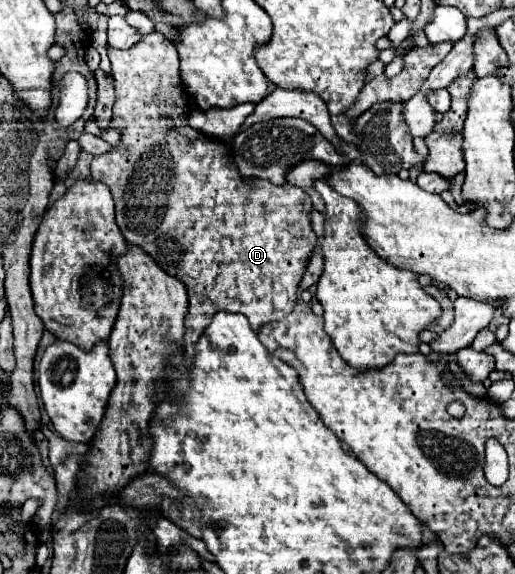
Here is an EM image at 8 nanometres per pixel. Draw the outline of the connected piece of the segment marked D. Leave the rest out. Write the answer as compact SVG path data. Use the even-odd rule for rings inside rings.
M150 33L150 35L146 35L146 37L142 37L134 47L130 47L130 49L108 49L108 57L110 57L110 63L112 63L112 75L114 75L114 89L116 89L116 103L114 103L114 113L112 113L112 121L110 121L110 127L108 129L118 129L120 131L120 143L118 145L112 145L112 149L108 151L108 153L104 153L104 155L98 155L98 157L94 157L94 161L92 161L92 179L96 179L96 181L104 181L108 187L110 187L110 191L112 191L112 197L114 197L114 203L116 203L116 223L118 223L118 227L120 227L120 231L122 231L122 235L124 235L124 239L128 241L128 243L132 243L132 245L138 245L138 247L142 247L146 253L150 253L150 257L154 257L154 261L162 267L162 269L168 269L168 273L170 275L174 275L174 277L178 277L178 279L182 279L182 283L186 285L186 289L188 289L188 315L184 317L184 327L186 327L186 331L184 331L184 349L186 349L186 355L188 355L188 361L190 361L190 357L194 355L194 341L198 341L198 337L202 335L202 329L206 329L206 325L210 325L210 317L218 311L218 309L226 309L226 311L232 311L232 313L242 313L248 321L250 321L250 325L252 325L252 329L254 331L258 331L260 327L262 327L262 323L268 323L268 321L278 321L278 319L284 319L286 315L290 315L290 311L294 309L294 303L296 303L296 297L298 297L298 281L302 279L302 273L304 273L304 269L306 269L306 257L310 257L310 253L312 253L312 249L314 249L314 245L316 245L316 235L314 235L314 231L312 231L312 227L310 227L310 211L312 211L312 201L310 201L310 197L300 189L300 187L294 187L294 185L290 185L290 183L286 183L286 185L274 185L274 183L270 183L270 181L262 181L262 179L244 179L240 173L238 173L238 167L236 167L236 163L234 163L234 157L232 157L232 149L230 149L230 145L224 141L224 139L214 139L214 137L206 137L204 133L200 133L198 129L194 129L194 127L190 127L188 125L188 117L190 117L190 111L192 111L192 107L190 107L190 99L188 99L188 93L186 93L186 89L184 89L184 85L182 85L182 81L180 81L180 69L178 69L178 53L176 53L176 49L174 49L174 45L164 37L164 35L160 35L160 33Z

